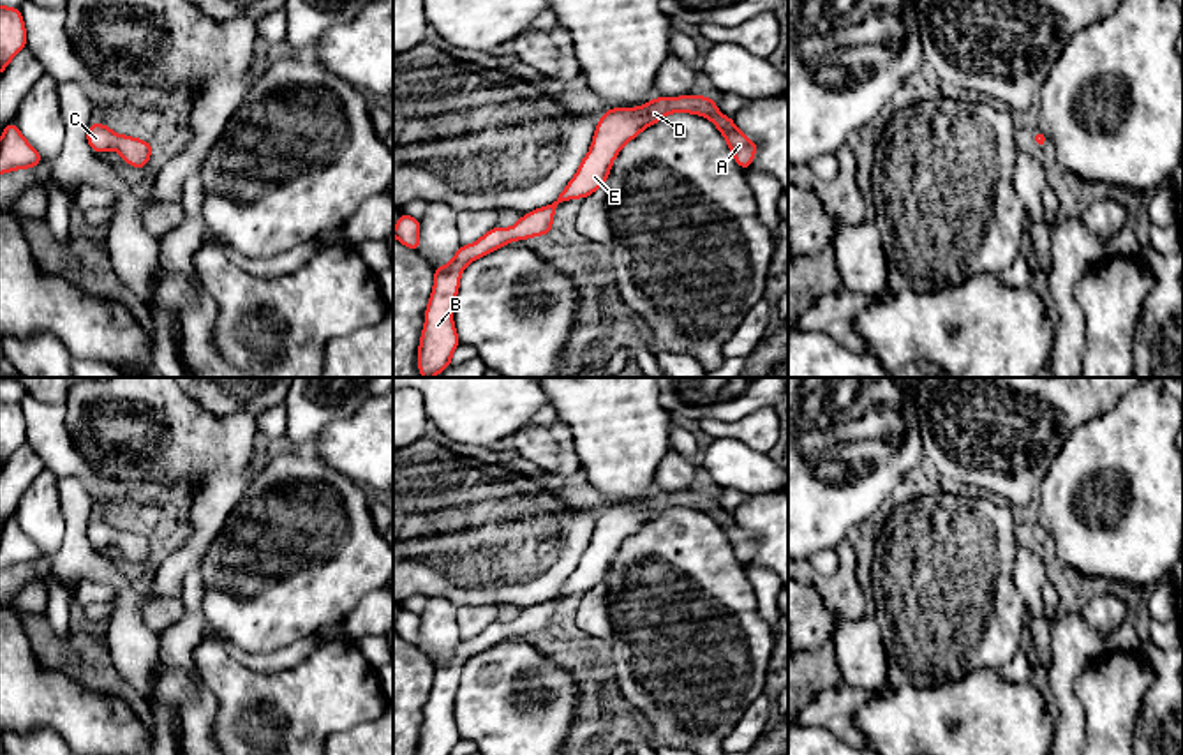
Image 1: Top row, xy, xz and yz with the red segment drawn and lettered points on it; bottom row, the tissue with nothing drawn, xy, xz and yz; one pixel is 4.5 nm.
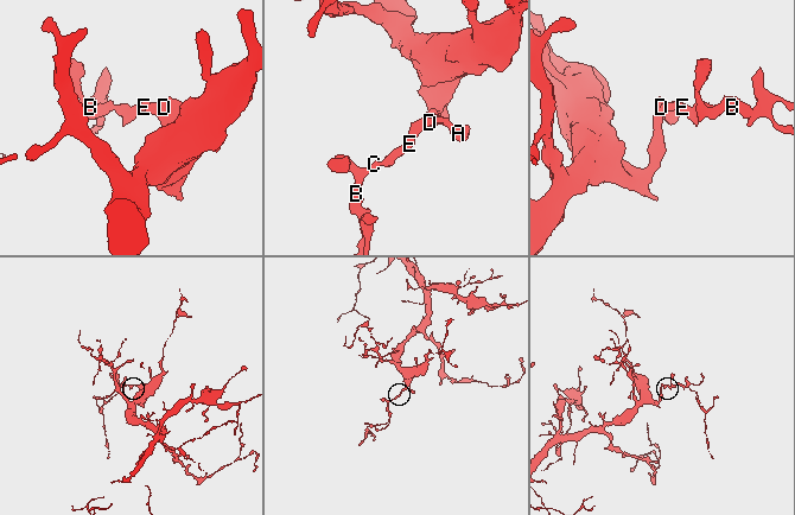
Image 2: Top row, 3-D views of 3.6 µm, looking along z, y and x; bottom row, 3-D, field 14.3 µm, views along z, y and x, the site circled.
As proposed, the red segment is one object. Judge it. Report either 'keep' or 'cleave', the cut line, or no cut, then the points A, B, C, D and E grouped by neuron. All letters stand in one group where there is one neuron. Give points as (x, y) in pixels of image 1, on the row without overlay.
keep; no cut; A B C D E

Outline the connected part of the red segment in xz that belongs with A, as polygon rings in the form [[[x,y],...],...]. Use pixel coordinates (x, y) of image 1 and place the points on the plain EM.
[[[682,490],[651,494],[640,503],[606,505],[596,520],[589,549],[582,554],[577,570],[559,593],[547,602],[524,609],[522,614],[504,624],[487,626],[471,640],[460,640],[446,662],[432,662],[435,669],[432,690],[425,706],[425,721],[420,734],[418,755],[451,755],[460,734],[453,721],[453,699],[460,683],[462,665],[474,654],[513,637],[552,628],[555,603],[562,596],[585,594],[605,580],[612,557],[621,543],[635,534],[645,522],[658,519],[670,508],[691,508],[709,513],[726,534],[735,557],[748,566],[758,545],[733,519],[733,513],[718,506],[712,492]]]

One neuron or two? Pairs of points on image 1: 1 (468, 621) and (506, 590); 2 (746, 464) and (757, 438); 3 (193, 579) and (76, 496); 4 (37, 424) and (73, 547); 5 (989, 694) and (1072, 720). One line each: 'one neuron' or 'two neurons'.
1: two neurons
2: two neurons
3: two neurons
4: two neurons
5: two neurons

